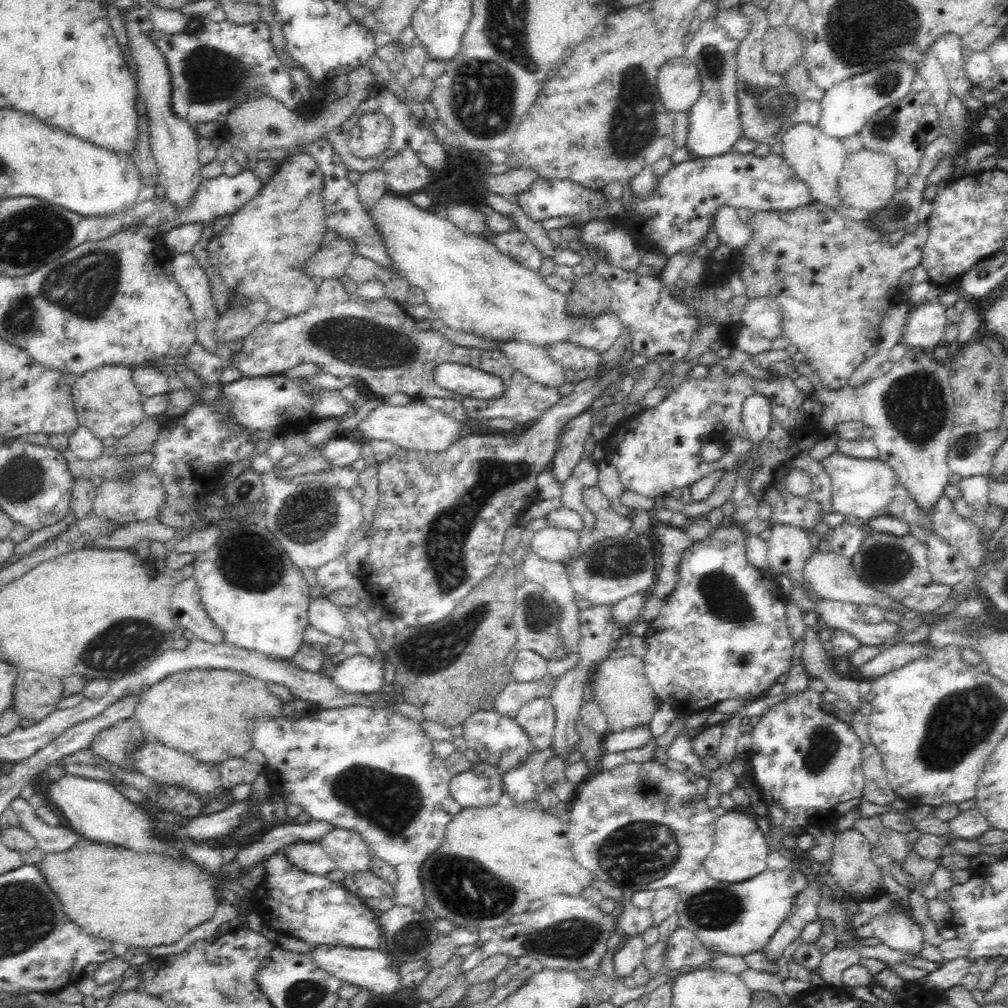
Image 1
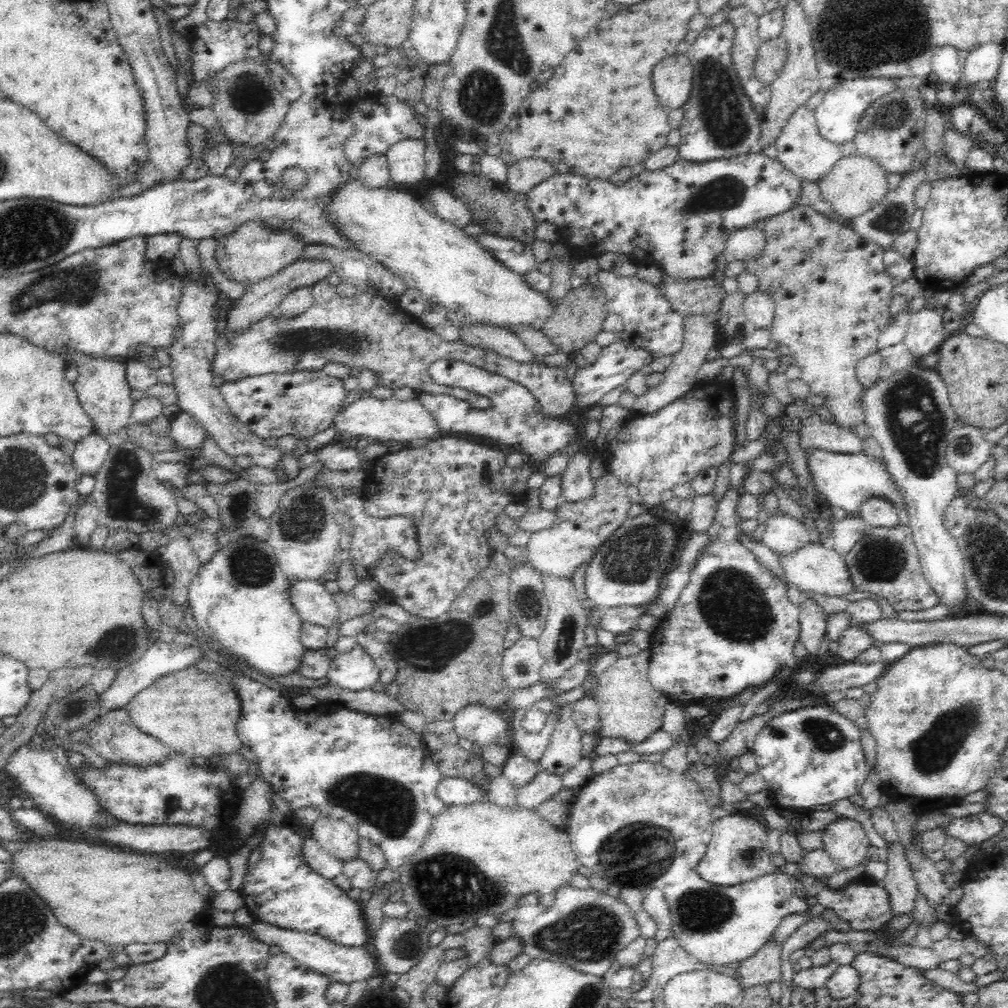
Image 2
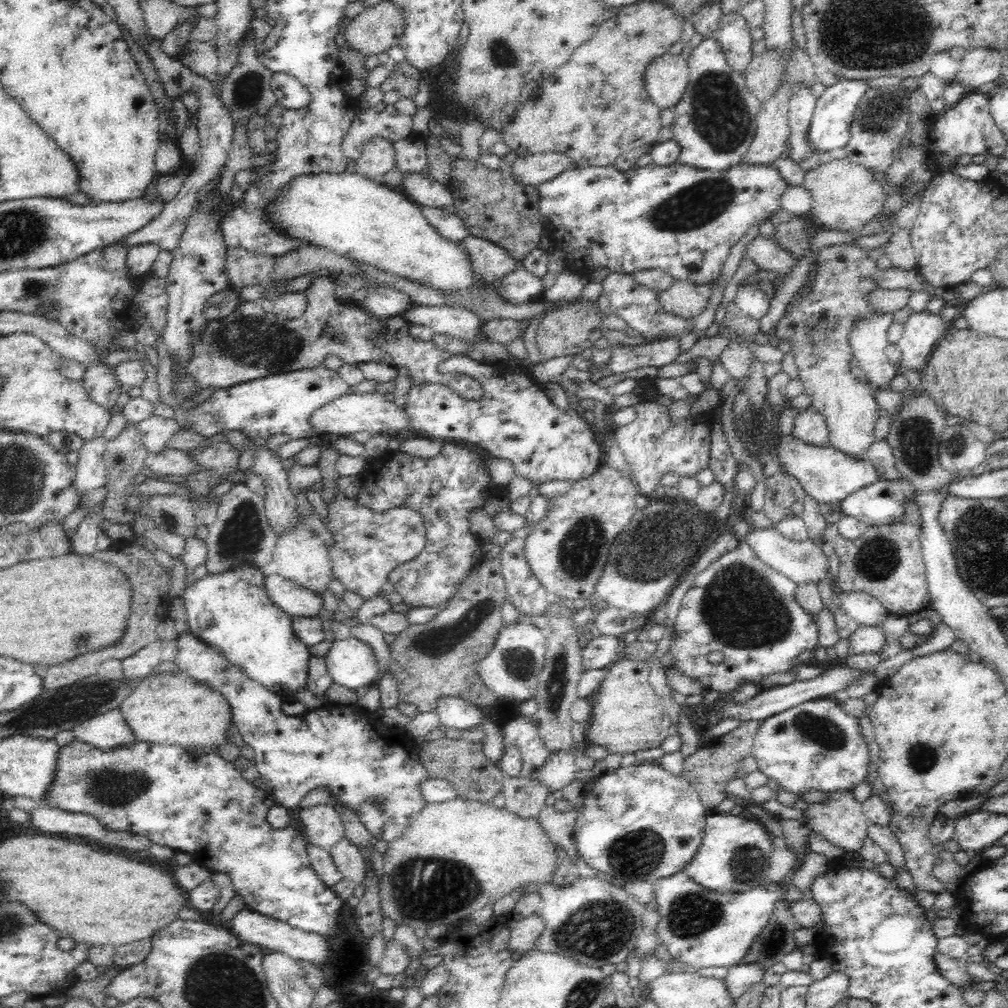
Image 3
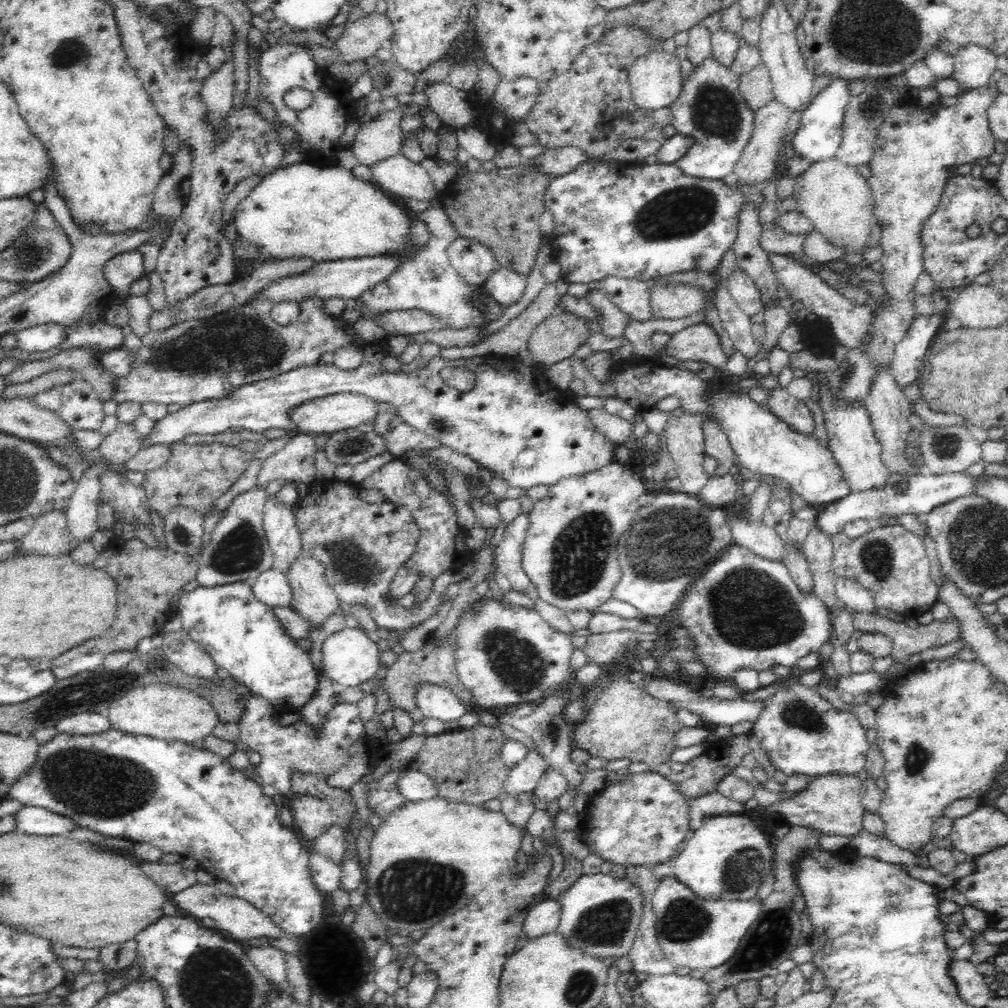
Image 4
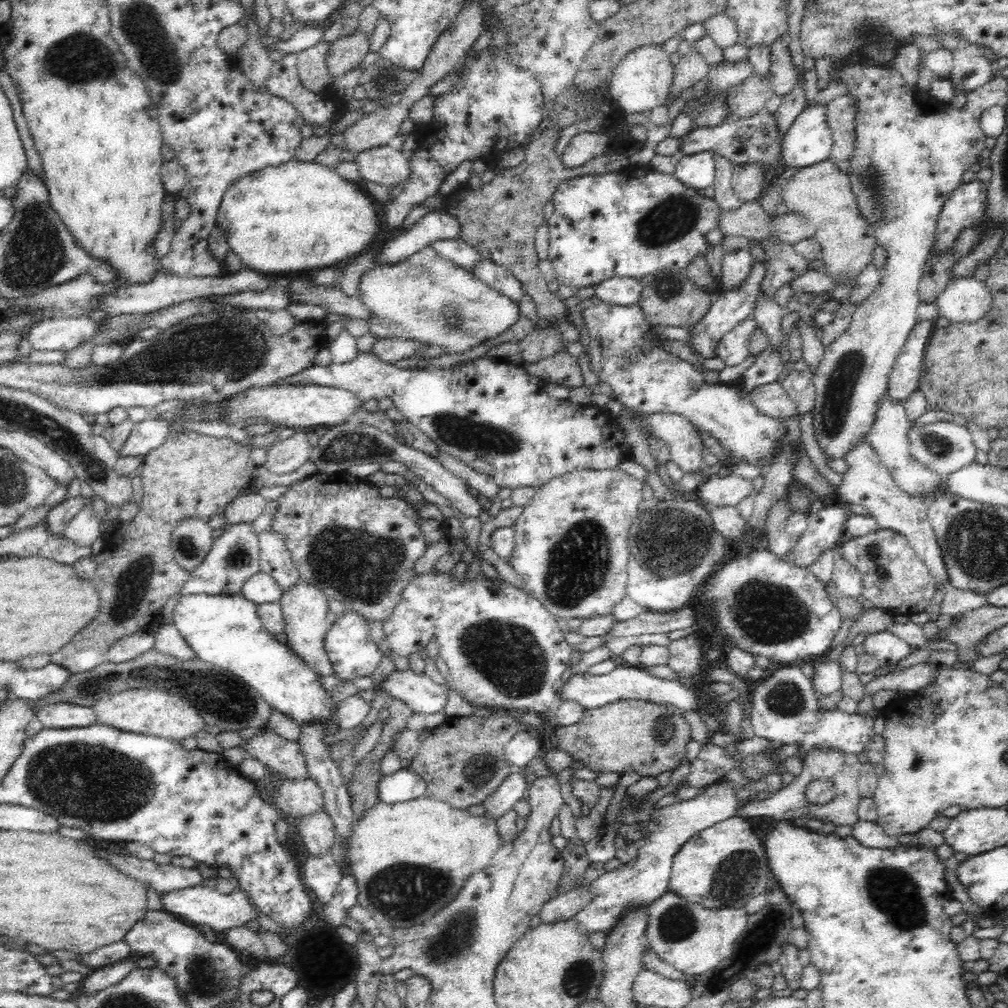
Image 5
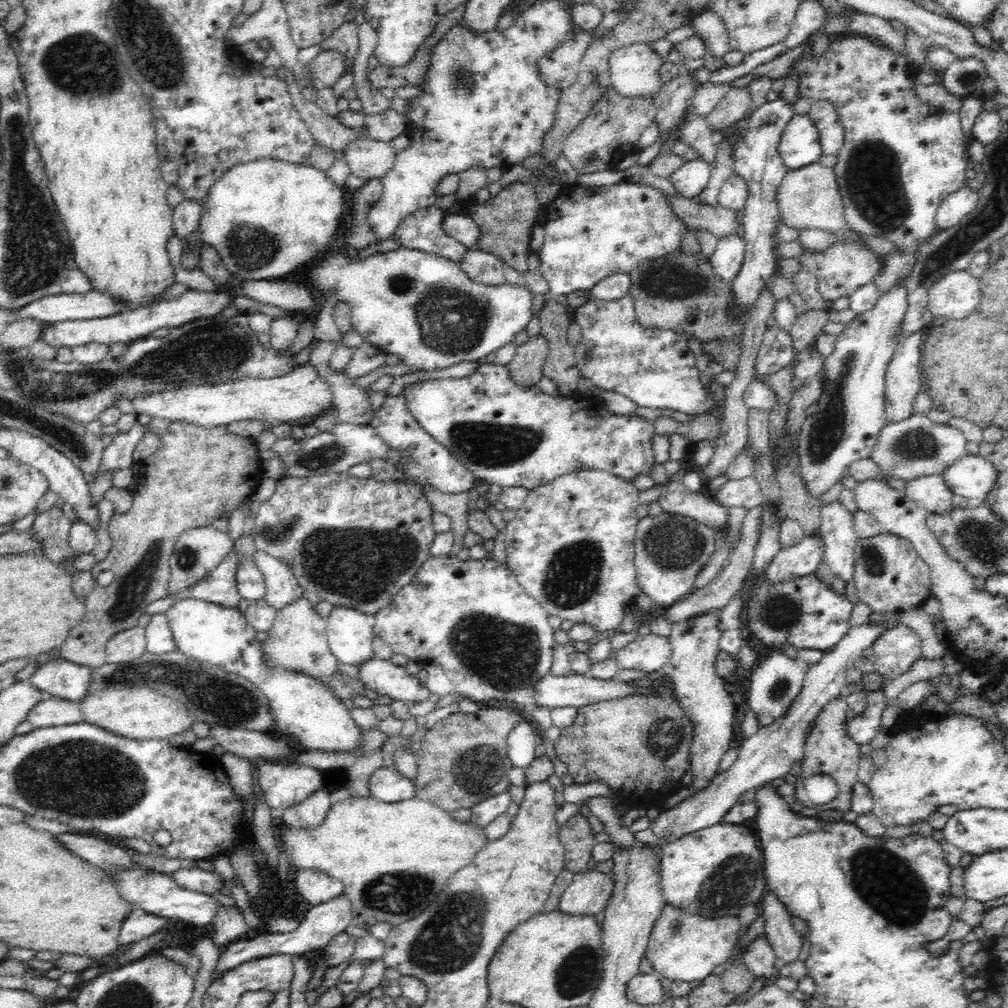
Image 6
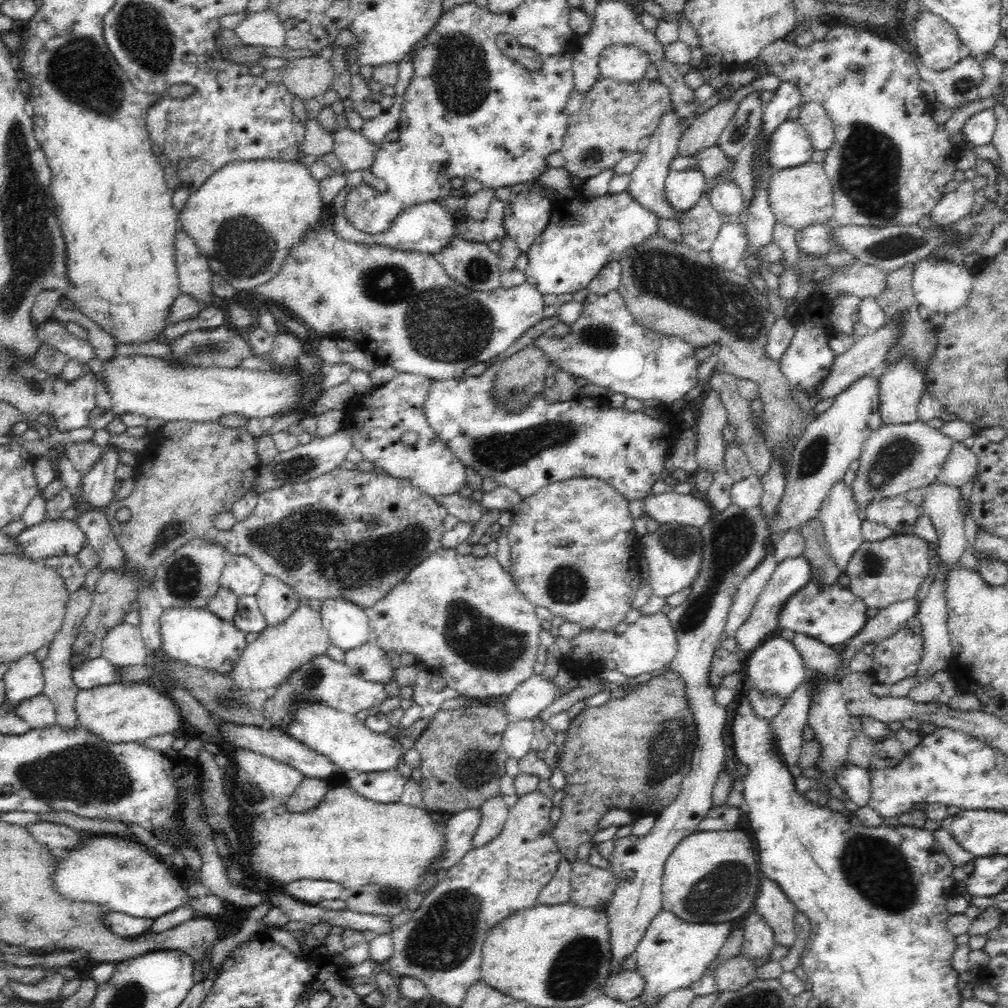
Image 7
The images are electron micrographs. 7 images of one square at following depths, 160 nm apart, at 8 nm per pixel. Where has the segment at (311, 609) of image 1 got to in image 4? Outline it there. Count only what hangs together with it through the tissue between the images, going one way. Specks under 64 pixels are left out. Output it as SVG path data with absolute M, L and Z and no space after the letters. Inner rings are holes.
M270 569L261 572L250 582L252 593L260 602L268 606L290 607L292 601L292 587L284 572Z

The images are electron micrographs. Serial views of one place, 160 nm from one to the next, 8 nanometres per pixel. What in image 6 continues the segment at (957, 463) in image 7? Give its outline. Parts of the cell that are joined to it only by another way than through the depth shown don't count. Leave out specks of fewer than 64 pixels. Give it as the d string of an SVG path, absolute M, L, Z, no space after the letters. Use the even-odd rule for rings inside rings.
M966 454L950 464L942 476L956 499L967 498L971 503L981 503L996 484L998 470L982 455Z

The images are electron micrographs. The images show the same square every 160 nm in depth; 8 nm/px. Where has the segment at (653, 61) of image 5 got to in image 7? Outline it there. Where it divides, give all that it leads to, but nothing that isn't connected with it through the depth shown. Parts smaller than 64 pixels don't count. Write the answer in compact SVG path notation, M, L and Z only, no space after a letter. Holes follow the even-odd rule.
M624 44L606 46L600 52L600 76L620 83L638 83L644 79L646 68L651 65L650 55L641 48Z

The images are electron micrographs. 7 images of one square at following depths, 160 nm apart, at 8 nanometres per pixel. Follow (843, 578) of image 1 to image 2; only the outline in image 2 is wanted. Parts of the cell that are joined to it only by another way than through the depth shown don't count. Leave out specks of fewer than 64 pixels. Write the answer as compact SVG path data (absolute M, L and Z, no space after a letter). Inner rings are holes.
M806 544L804 548L779 556L780 563L785 571L788 582L800 591L807 591L815 594L825 594L826 596L850 595L856 591L850 574L842 556L834 548L820 546L819 544Z

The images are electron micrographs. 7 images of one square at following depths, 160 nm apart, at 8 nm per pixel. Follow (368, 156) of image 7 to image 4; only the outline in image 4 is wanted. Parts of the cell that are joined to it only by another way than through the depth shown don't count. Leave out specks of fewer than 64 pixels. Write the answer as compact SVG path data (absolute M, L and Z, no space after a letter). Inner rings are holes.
M401 152L396 156L378 160L370 169L373 178L369 182L398 196L430 200L441 194L426 169L406 158Z

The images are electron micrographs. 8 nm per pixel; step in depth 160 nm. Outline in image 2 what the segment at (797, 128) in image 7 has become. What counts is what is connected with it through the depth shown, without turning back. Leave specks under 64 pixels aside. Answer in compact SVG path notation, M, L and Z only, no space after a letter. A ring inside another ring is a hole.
M888 77L855 78L824 93L822 102L815 110L820 136L837 145L852 141L858 132L859 122L866 108L886 94L895 92L897 90L896 79Z

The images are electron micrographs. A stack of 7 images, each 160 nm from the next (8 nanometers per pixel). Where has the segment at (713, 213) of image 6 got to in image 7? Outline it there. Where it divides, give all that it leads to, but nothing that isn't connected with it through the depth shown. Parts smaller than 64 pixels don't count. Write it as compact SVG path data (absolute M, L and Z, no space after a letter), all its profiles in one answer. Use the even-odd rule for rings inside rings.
M670 107L660 119L656 130L649 136L649 145L642 153L642 160L638 166L630 172L629 185L626 189L644 208L656 213L660 218L671 218L672 220L680 220L685 212L676 211L674 207L670 207L670 201L666 199L665 180L668 176L672 159L676 156L678 142L684 130L683 125L679 123L680 118L675 109Z

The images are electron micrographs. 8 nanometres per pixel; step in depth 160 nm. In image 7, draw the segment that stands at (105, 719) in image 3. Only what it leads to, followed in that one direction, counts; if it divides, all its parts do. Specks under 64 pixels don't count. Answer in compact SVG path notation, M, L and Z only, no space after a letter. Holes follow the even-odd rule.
M43 694L22 700L16 706L16 714L25 720L31 729L48 728L56 725L54 703Z

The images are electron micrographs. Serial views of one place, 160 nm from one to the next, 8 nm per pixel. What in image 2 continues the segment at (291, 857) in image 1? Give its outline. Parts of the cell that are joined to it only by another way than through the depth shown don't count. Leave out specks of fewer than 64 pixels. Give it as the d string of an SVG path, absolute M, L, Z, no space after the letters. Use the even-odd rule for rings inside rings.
M314 837L304 839L301 849L303 860L312 872L317 872L320 876L330 880L342 872L344 863L320 847Z

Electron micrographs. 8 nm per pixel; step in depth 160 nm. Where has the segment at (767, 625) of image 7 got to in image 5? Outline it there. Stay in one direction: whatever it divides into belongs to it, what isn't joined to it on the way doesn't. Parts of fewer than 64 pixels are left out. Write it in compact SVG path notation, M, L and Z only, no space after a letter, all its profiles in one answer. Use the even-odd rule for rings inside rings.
M842 504L826 506L823 509L808 514L808 526L800 540L793 542L789 555L781 560L808 569L818 557L843 539L845 522L852 513L849 507Z

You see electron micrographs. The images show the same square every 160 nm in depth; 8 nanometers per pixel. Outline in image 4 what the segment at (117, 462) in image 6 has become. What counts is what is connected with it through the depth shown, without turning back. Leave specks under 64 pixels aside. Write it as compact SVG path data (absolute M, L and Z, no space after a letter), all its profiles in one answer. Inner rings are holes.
M370 346L364 348L364 362L354 370L340 370L335 364L327 365L320 362L314 366L295 368L275 377L245 384L234 389L230 396L192 403L183 406L178 412L168 413L163 420L155 422L152 432L146 438L141 438L140 443L142 447L155 444L171 445L174 442L180 442L188 434L218 434L230 431L230 428L241 428L252 432L279 428L293 435L299 433L299 430L289 415L298 404L304 404L322 396L348 392L363 394L381 405L391 405L404 423L420 430L424 435L435 438L452 450L470 456L482 467L486 467L488 472L504 479L510 487L528 490L534 486L552 486L559 480L604 468L616 460L614 450L617 444L608 442L606 436L597 432L587 412L578 408L574 395L556 388L542 392L538 388L538 380L528 370L495 370L488 364L483 364L480 356L453 360L436 356L428 362L426 368L418 368L414 372L380 372L380 365L386 356L380 347ZM444 367L466 367L474 371L474 388L468 392L460 392L450 386L439 373Z

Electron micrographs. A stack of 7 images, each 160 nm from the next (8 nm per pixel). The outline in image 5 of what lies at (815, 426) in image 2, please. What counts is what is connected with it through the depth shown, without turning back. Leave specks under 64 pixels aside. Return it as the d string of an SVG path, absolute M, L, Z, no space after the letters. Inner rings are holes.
M780 380L754 388L747 395L765 416L786 421L800 414L796 403L789 397Z

